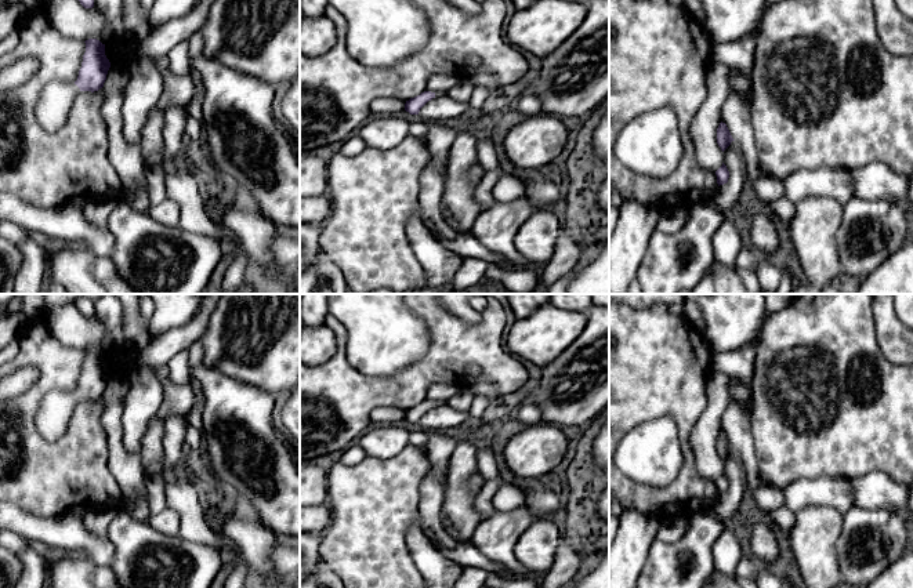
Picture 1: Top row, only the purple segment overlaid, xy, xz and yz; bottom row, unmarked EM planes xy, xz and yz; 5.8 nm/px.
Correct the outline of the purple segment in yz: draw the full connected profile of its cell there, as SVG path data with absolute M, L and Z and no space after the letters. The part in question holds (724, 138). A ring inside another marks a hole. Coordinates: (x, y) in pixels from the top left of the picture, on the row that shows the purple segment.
M720 123L718 128L717 128L717 144L721 148L721 150L724 152L731 142L735 141L727 127L725 123Z

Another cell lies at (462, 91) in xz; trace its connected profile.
M463 77L452 90L448 91L448 97L470 104L474 87L475 86L471 83L471 80Z

